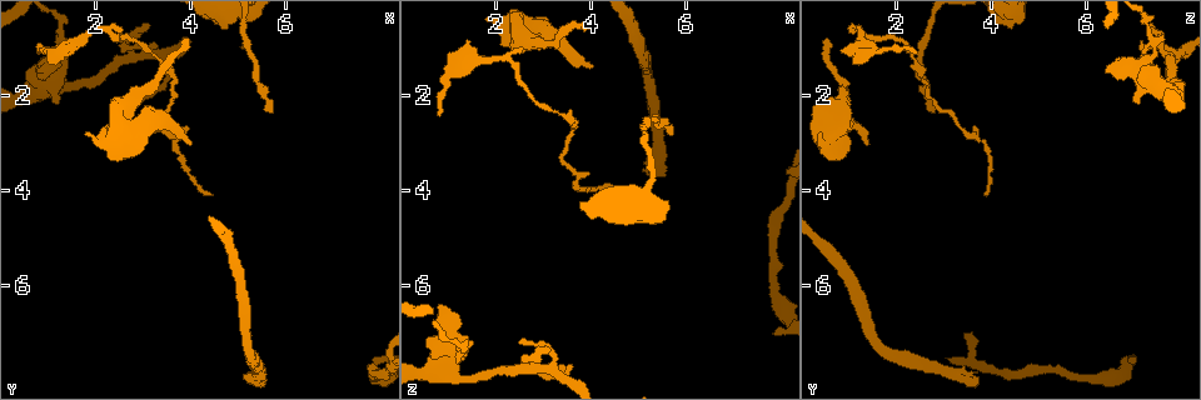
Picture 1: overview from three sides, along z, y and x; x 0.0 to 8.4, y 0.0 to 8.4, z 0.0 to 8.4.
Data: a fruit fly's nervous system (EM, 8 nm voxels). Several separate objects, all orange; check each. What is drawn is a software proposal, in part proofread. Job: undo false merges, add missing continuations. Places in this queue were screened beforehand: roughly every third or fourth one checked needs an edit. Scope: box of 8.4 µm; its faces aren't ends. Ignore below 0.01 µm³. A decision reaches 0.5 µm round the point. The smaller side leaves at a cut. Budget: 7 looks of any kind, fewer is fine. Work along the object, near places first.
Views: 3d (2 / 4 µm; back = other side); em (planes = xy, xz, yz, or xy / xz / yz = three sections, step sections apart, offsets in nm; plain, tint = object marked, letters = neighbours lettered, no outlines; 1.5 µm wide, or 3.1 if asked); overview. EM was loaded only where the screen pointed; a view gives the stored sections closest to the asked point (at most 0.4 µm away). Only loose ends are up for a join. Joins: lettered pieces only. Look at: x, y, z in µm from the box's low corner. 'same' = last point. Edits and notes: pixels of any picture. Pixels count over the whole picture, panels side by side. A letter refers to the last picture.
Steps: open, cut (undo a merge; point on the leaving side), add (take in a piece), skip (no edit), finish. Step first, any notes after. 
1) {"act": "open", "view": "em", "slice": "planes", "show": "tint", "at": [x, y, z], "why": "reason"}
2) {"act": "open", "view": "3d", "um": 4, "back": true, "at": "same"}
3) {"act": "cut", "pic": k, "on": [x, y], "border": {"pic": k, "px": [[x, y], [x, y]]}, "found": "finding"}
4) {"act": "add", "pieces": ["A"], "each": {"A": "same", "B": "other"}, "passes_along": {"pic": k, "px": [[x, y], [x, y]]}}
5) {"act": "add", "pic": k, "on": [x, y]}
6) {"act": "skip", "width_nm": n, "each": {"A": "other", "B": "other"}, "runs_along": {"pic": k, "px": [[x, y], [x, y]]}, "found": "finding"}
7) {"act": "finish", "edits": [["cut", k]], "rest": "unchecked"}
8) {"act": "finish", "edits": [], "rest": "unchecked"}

{"act": "open", "view": "3d", "um": 2, "at": [1.30, 1.20, 7.30], "why": "thin arm on a thick one"}

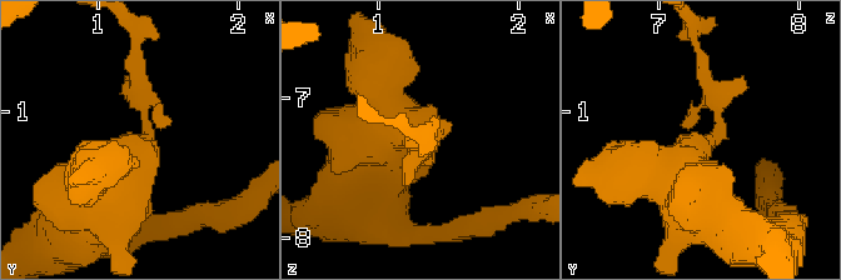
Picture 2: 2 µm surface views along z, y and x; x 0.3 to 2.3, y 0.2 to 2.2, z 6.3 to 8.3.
{"act": "open", "view": "em", "slice": "yz", "step": 4, "show": "letters", "at": [1.32, 1.24, 7.34], "why": "now the EM"}

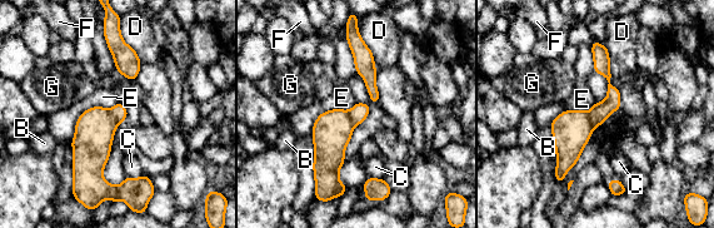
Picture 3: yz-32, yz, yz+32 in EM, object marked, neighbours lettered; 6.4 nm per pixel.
{"act": "cut", "pic": 3, "on": [599, 113], "longest_contact_nm": ["E", 400], "each": {"B": "other", "C": "other", "D": "other", "E": "other", "F": "other", "G": "other"}, "part_leaving": {"pic": 3, "px": [[595, 45], [610, 85], [595, 123]]}, "found": "two neurons meet here"}

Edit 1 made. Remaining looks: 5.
{"act": "open", "view": "overview", "why": "see it whole again"}

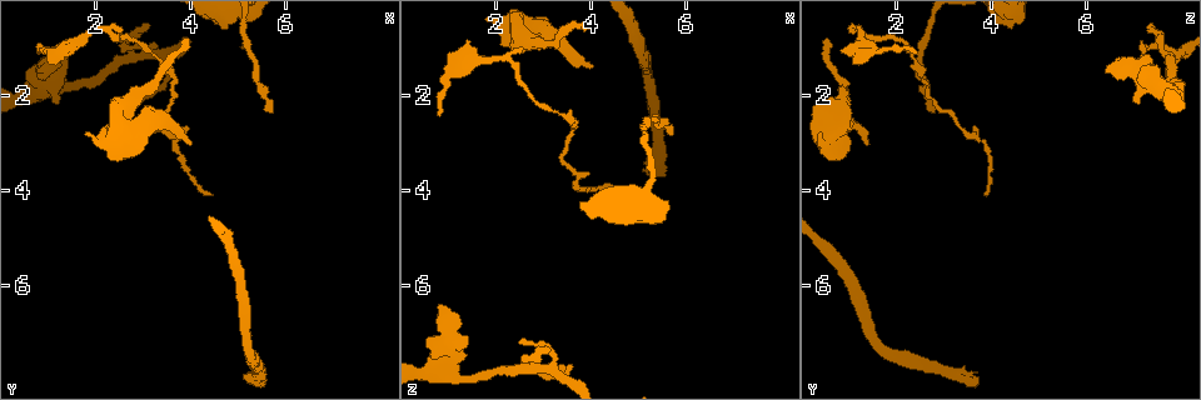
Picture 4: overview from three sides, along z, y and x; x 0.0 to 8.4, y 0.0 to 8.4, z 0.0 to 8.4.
{"act": "open", "view": "3d", "um": 4, "at": [3.20, 0.60, 7.30], "why": "branch stops here"}

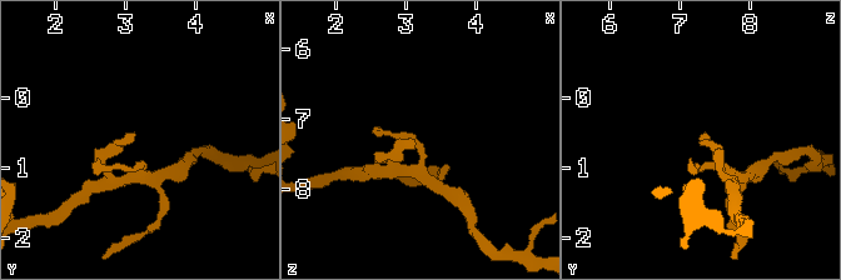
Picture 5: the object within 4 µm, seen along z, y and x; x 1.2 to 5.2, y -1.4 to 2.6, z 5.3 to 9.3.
{"act": "open", "view": "em", "slice": "planes", "show": "letters", "at": [3.15, 0.55, 7.30], "why": "now the EM"}

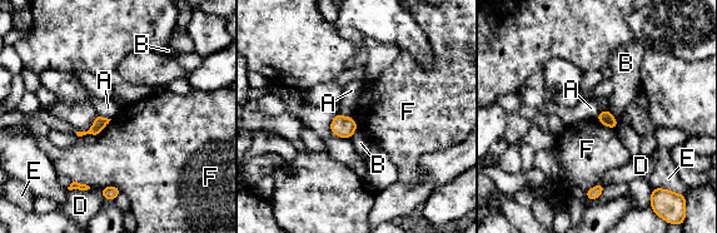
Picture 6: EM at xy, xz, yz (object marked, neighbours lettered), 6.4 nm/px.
{"act": "skip", "longest_contact_nm": ["F", 150], "each": {"A": "other", "B": "other", "D": "other", "E": "other", "F": "other"}, "found": "none of them fits"}

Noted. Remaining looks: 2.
{"act": "open", "view": "em", "slice": "planes", "show": "letters", "at": [4.40, 4.10, 3.85], "why": "free end"}

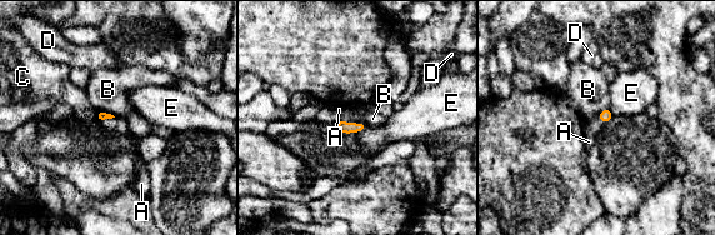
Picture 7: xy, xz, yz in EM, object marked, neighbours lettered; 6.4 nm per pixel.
{"act": "skip", "each": {"A": "other", "B": "other", "C": "other", "D": "other", "E": "other"}, "border": {"pic": 7, "px": [[98, 110], [105, 110], [114, 116]]}, "found": "no lettered piece goes on from it"}

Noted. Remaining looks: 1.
{"act": "finish", "edits": [["cut", 3]], "rest": "unchecked"}

